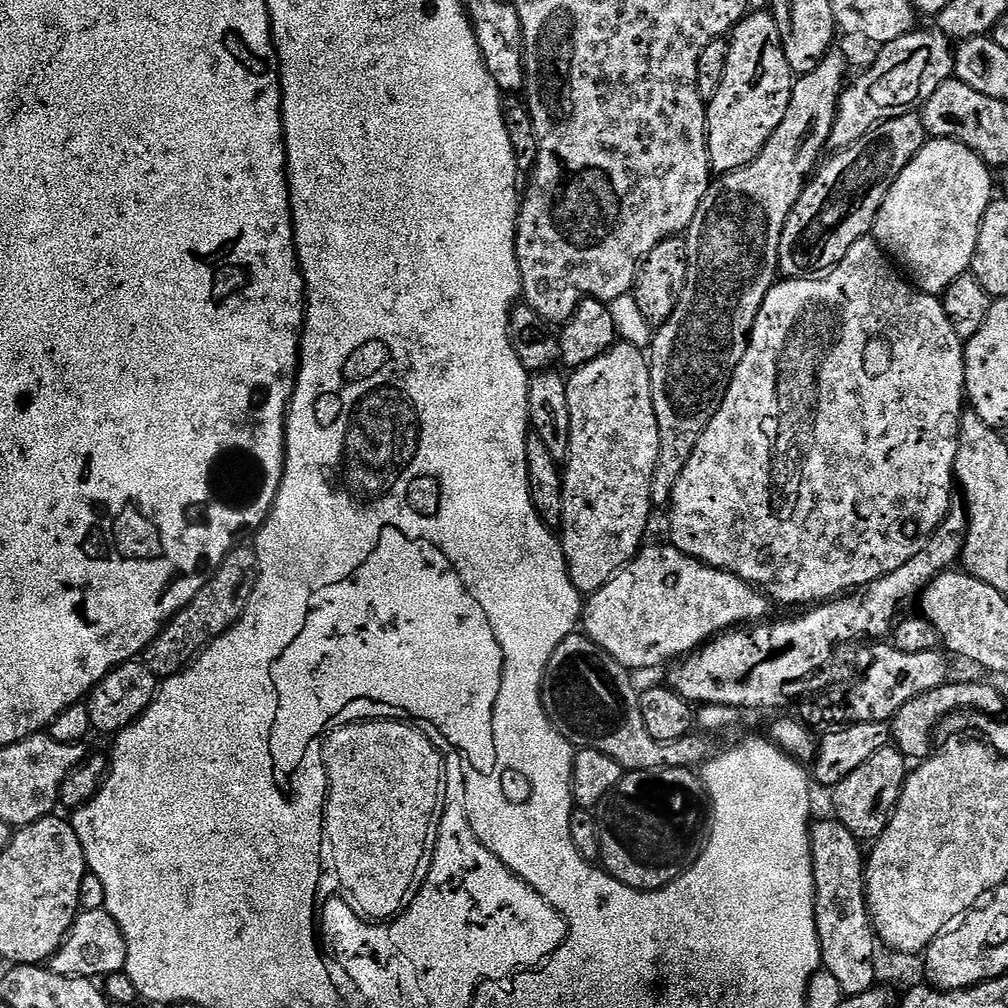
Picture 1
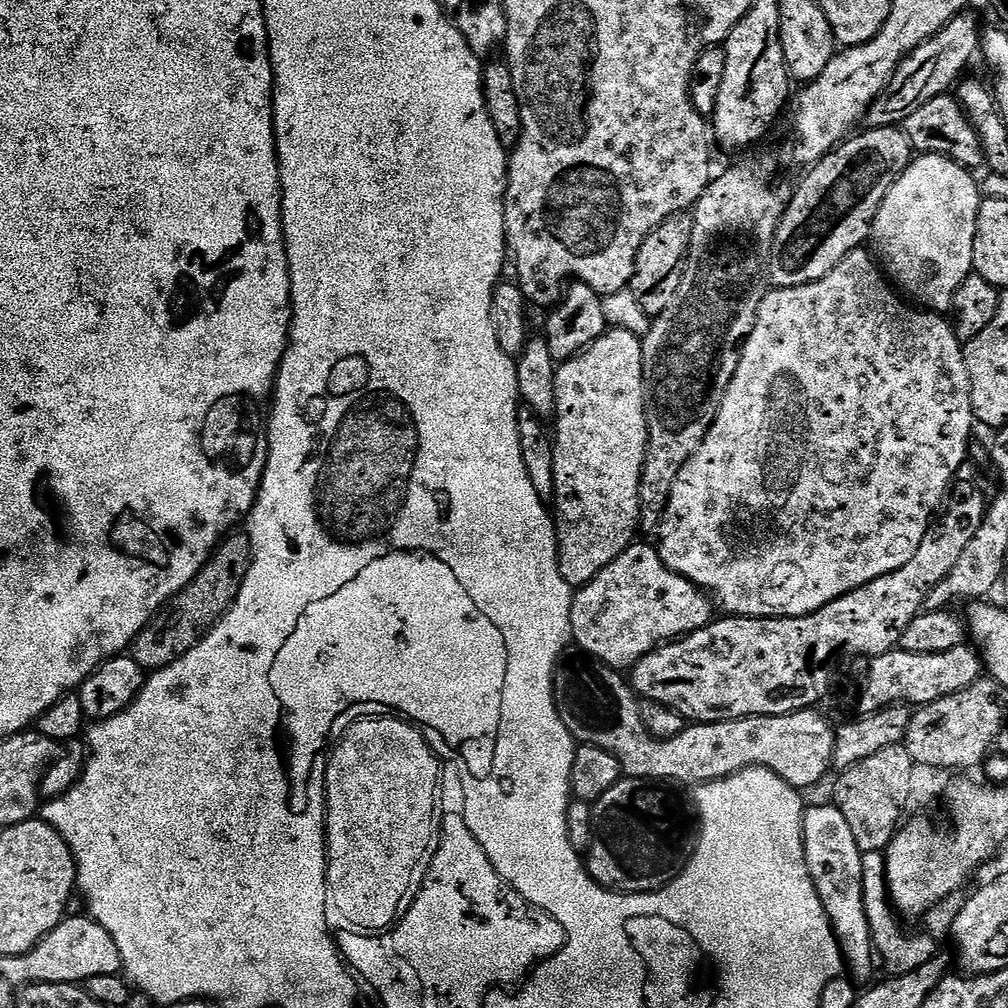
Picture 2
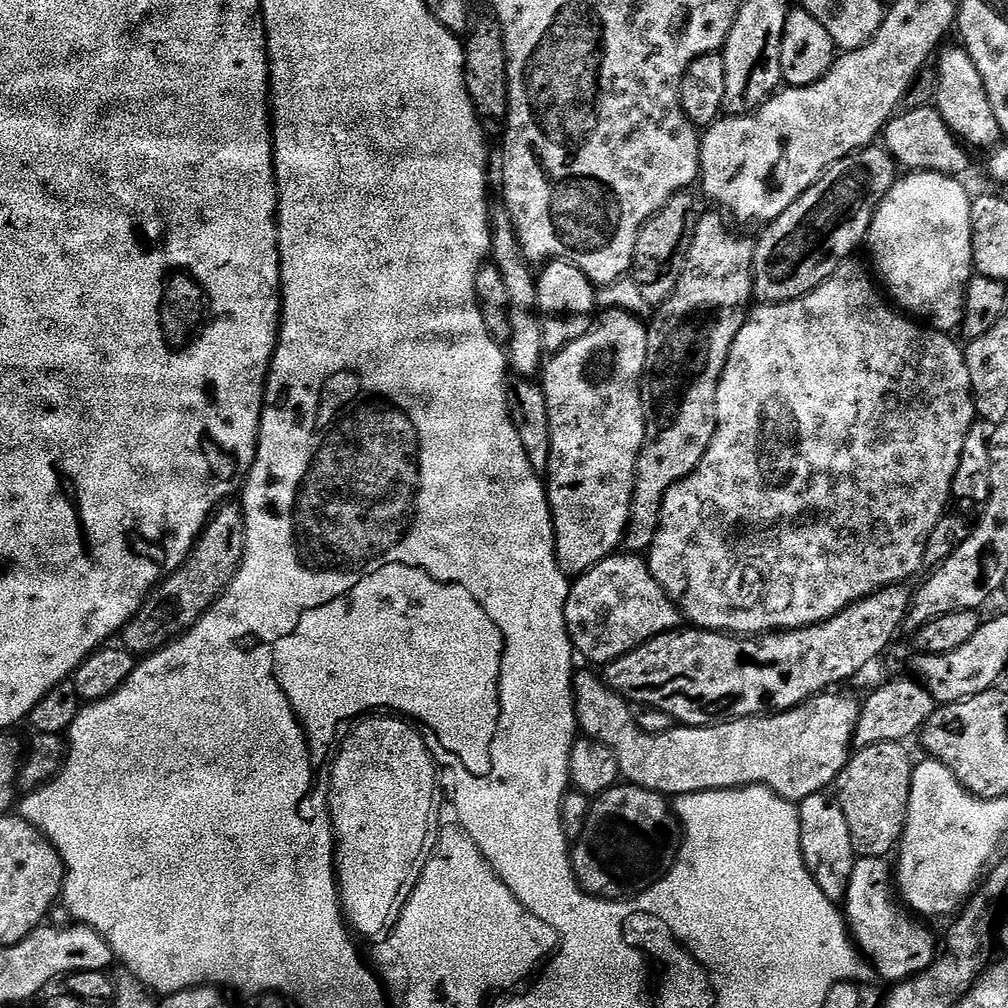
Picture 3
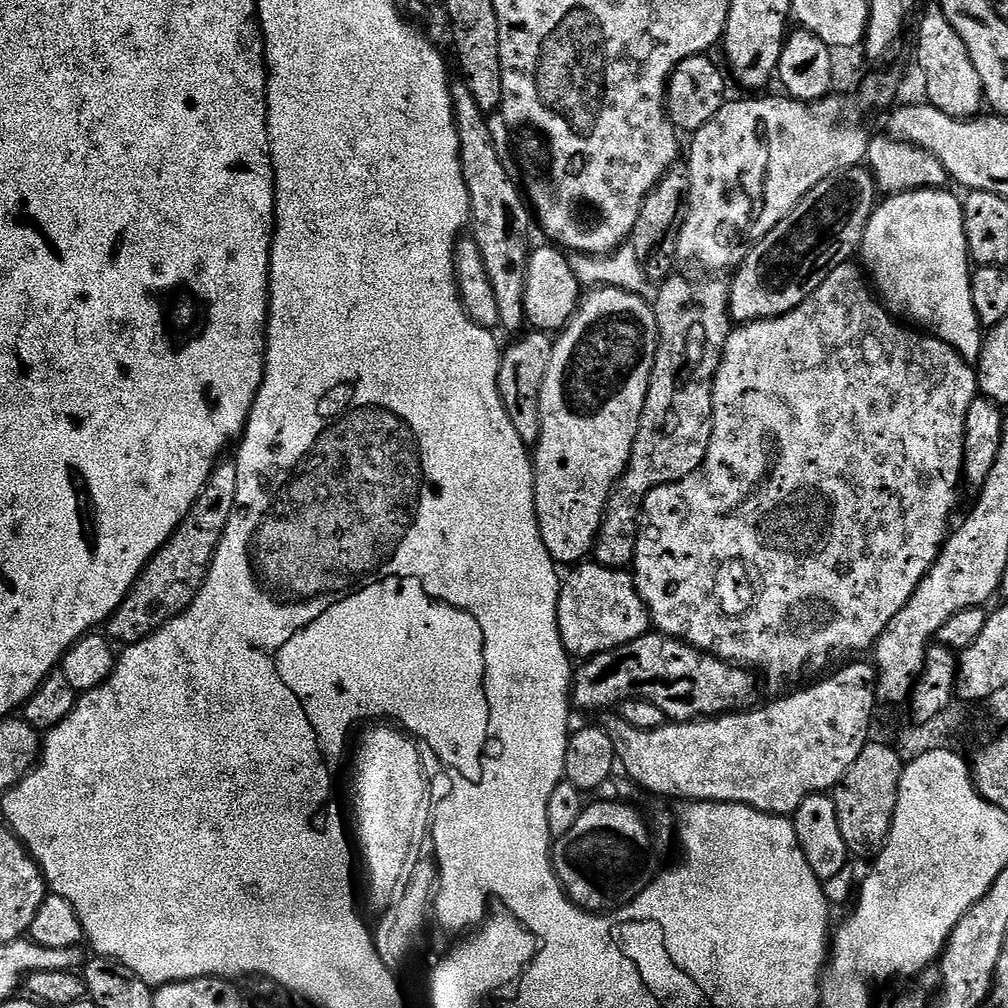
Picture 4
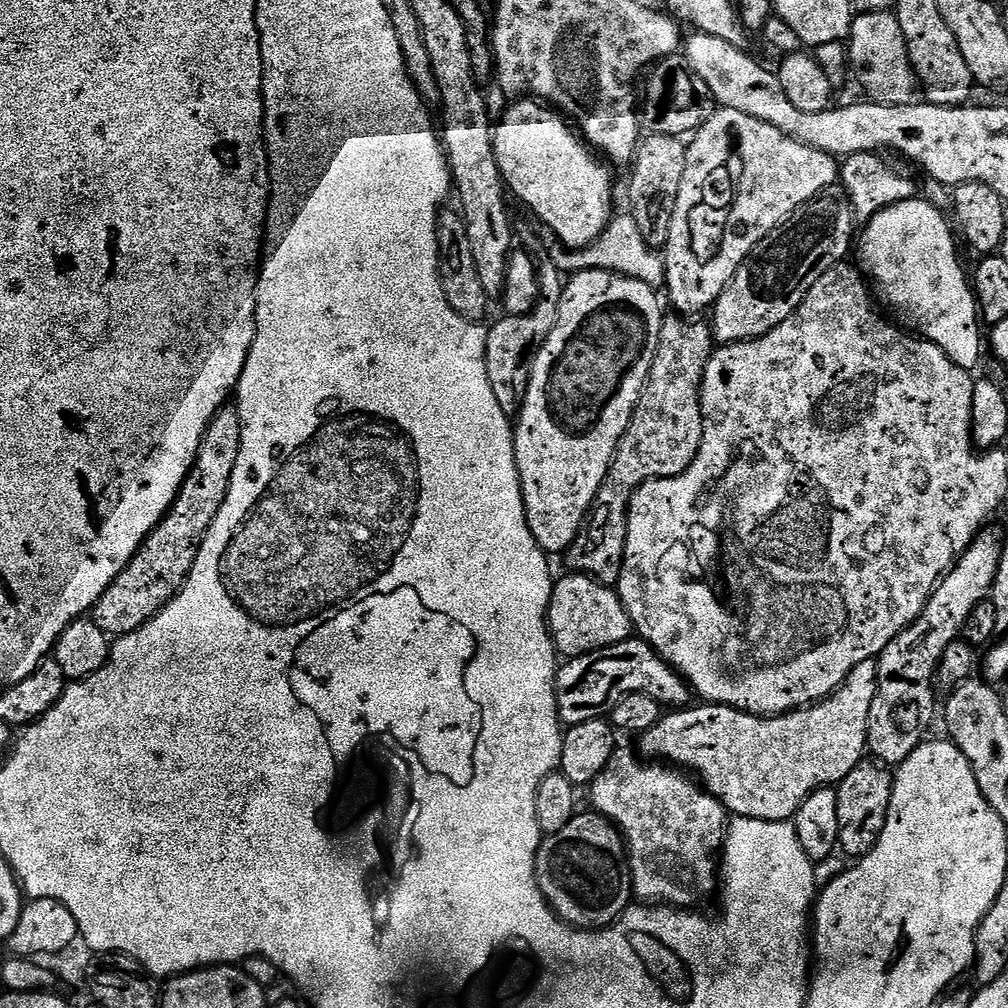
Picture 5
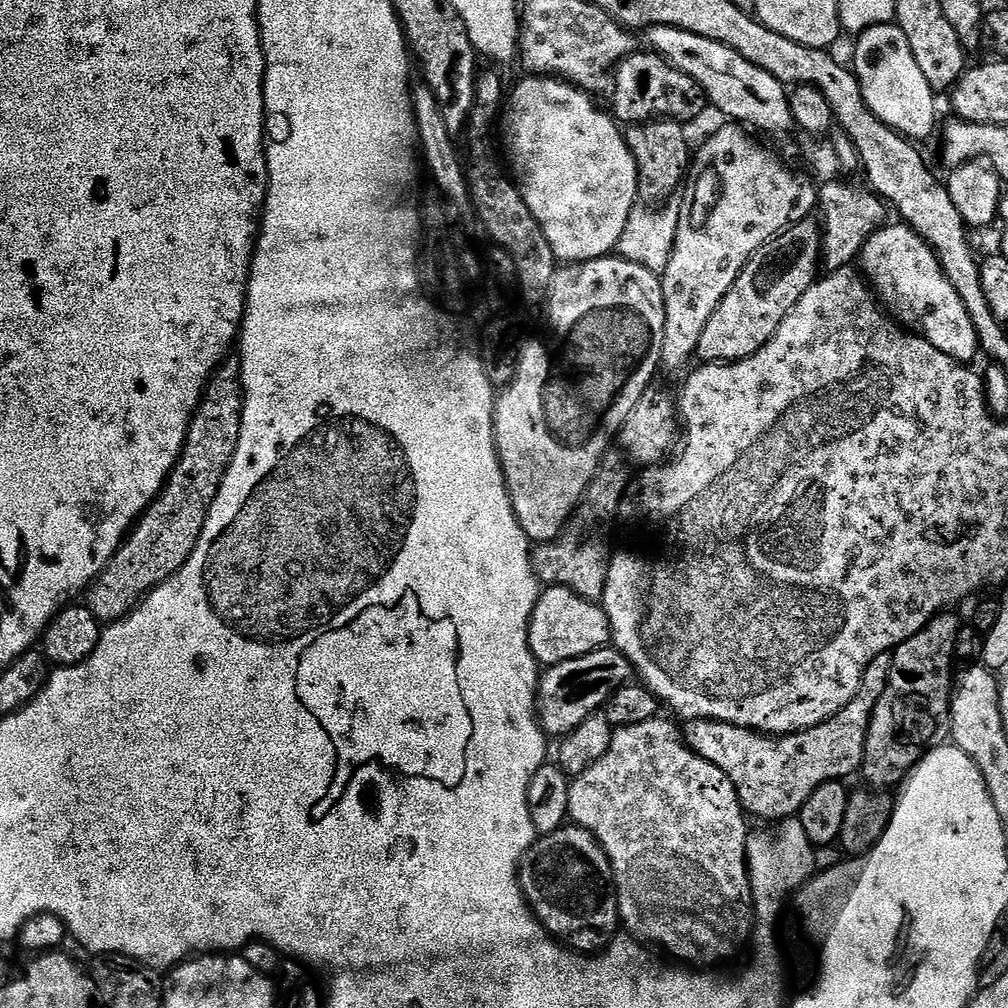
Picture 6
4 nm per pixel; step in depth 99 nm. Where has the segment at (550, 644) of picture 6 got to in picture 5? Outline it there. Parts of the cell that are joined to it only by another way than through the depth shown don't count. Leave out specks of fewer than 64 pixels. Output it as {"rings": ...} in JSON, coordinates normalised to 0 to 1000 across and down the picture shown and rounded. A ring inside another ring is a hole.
{"rings":[[[563,570],[549,578],[544,602],[544,625],[557,652],[579,651],[582,647],[609,641],[628,630],[627,615],[610,582],[594,579],[585,571]]]}

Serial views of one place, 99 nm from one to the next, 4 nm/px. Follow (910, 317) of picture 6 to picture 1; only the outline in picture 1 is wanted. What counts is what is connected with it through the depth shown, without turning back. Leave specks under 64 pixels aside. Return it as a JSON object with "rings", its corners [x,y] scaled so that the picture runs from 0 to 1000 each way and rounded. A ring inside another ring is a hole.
{"rings":[[[922,138],[895,169],[895,173],[891,173],[887,185],[883,185],[879,196],[873,201],[867,237],[900,271],[912,289],[926,296],[932,295],[942,284],[942,280],[946,280],[946,276],[964,265],[972,221],[986,197],[984,187],[986,190],[985,168],[966,149],[949,139]]]}

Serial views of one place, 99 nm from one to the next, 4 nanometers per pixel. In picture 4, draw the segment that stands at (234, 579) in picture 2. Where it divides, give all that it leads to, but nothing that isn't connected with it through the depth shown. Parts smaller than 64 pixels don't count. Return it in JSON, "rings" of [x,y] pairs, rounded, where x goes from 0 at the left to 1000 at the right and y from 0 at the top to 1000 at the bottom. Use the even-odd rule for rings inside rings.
{"rings":[[[230,458],[222,459],[215,459],[214,465],[210,467],[210,472],[200,486],[200,490],[196,490],[188,510],[185,510],[185,514],[173,526],[171,533],[151,551],[147,561],[139,566],[135,580],[127,586],[127,592],[123,594],[121,601],[117,601],[114,609],[105,616],[105,630],[108,635],[112,637],[120,635],[120,640],[123,641],[141,637],[153,630],[162,619],[169,618],[173,612],[185,606],[192,597],[192,593],[202,579],[202,574],[206,572],[206,563],[210,560],[214,544],[224,526],[224,518],[228,518],[228,510],[234,501],[234,491],[236,490],[234,461]]]}

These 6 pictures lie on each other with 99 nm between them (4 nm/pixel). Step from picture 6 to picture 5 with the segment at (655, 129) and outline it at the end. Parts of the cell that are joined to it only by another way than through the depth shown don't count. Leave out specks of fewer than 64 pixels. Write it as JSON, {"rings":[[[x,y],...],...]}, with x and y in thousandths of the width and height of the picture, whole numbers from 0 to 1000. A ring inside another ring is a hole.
{"rings":[[[643,133],[636,138],[629,162],[626,164],[627,180],[623,187],[627,189],[625,213],[633,220],[637,236],[645,245],[658,247],[663,240],[665,220],[669,216],[669,204],[673,200],[673,188],[677,188],[677,173],[681,173],[680,140],[673,135],[652,135]]]}

